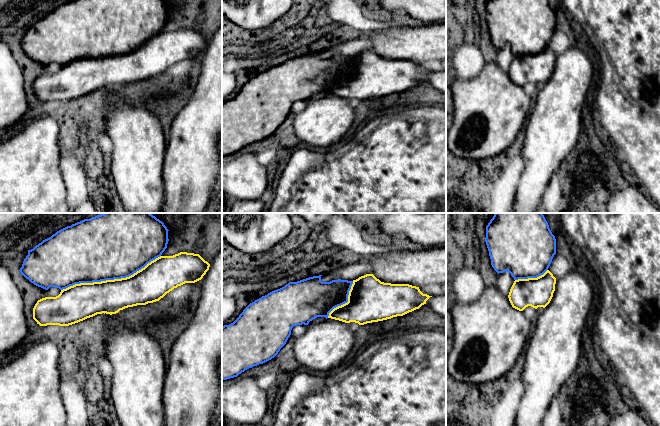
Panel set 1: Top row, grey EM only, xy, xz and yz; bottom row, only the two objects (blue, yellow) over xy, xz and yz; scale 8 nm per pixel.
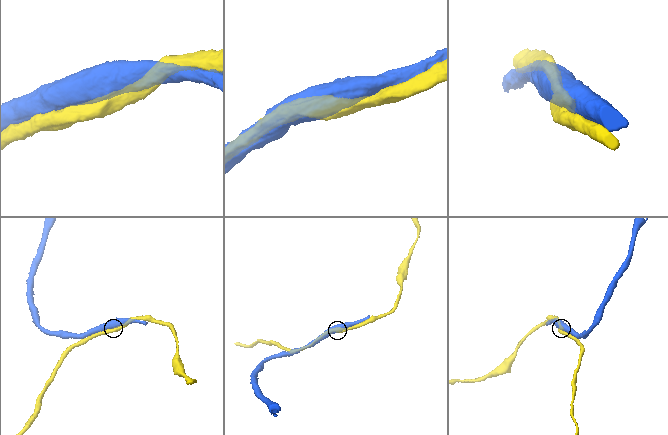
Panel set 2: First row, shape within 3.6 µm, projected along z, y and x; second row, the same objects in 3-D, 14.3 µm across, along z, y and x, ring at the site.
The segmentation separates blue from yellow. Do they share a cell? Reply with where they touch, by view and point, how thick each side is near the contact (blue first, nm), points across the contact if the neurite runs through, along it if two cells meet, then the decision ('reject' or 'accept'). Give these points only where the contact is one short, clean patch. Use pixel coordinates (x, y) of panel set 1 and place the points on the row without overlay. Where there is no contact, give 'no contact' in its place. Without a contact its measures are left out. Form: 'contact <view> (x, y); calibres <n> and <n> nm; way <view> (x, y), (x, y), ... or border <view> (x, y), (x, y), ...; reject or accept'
contact xy (110, 55); calibres 460 and 280 nm; accept

